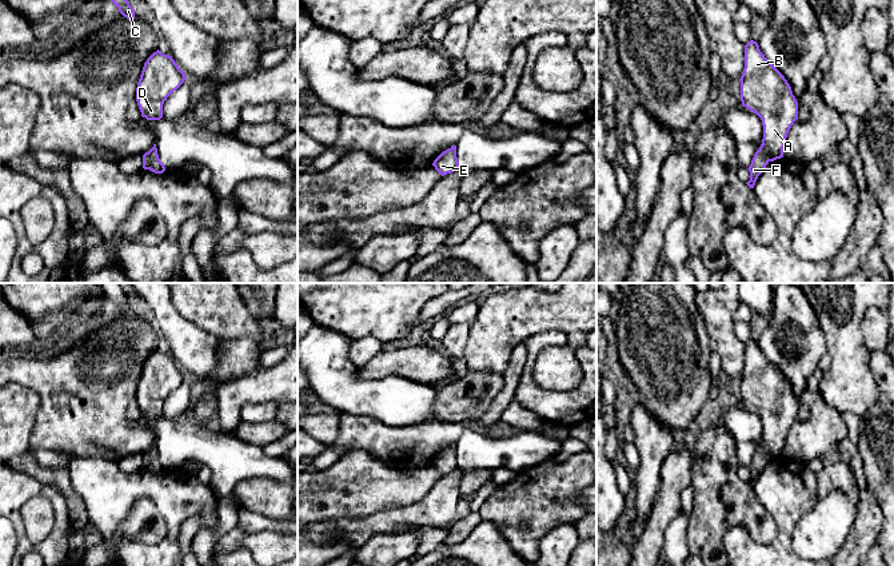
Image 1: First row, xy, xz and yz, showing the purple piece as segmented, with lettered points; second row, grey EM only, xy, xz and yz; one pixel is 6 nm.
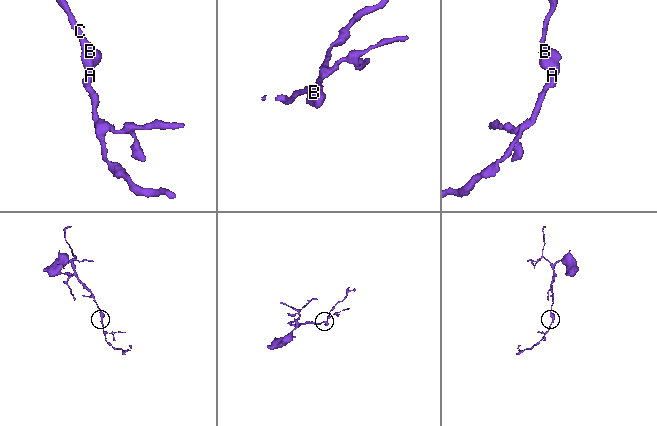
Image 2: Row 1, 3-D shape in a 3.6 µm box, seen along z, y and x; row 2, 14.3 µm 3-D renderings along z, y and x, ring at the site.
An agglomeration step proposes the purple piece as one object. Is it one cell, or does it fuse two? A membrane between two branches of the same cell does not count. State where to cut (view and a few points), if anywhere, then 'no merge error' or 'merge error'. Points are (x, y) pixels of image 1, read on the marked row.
no cut; no merge error

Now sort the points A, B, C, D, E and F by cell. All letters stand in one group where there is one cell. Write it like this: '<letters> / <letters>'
A B C D E F

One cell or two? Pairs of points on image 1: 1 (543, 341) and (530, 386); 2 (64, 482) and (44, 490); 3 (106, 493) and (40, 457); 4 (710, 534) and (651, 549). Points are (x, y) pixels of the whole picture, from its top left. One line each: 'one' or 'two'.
1: one
2: two
3: two
4: two

